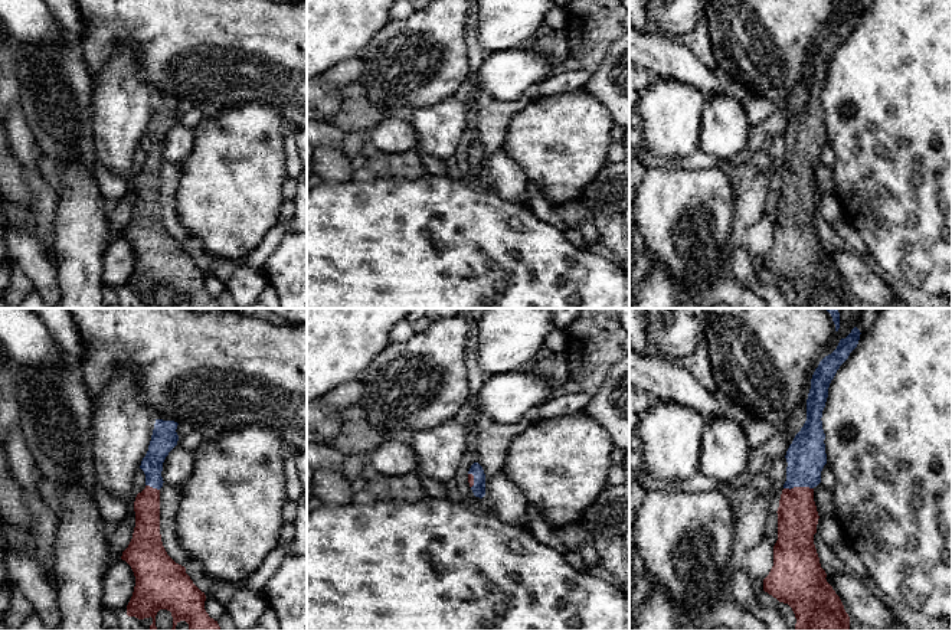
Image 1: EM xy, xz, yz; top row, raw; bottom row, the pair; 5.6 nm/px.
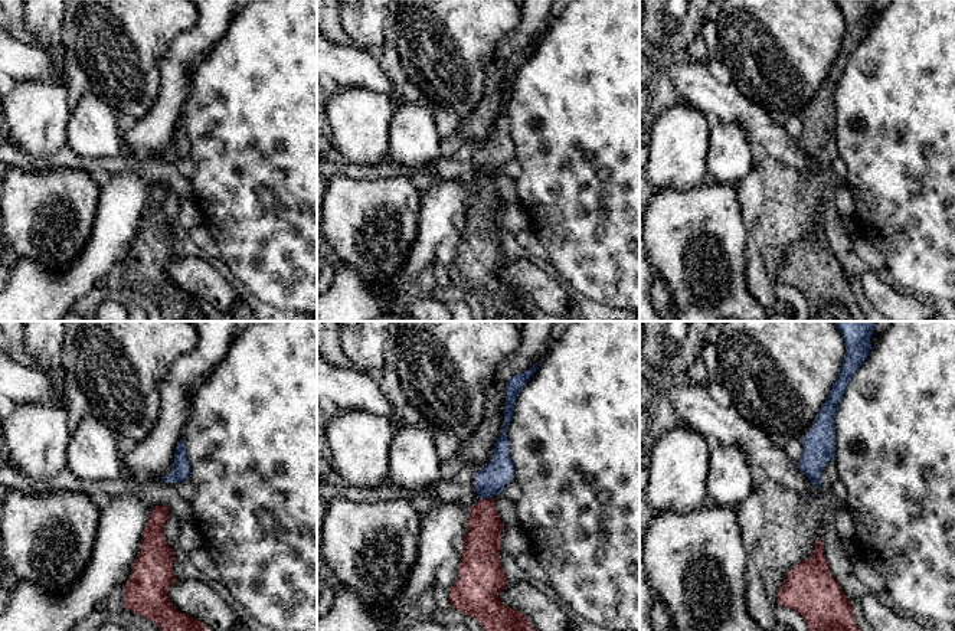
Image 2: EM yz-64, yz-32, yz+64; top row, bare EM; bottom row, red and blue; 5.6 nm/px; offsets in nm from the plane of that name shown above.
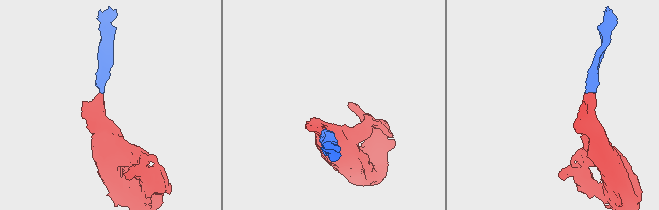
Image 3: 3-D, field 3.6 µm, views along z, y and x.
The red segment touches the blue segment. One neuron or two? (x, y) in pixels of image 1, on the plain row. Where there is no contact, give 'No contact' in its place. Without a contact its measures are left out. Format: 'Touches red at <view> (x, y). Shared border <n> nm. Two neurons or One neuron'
Touches red at yz (798, 164). Shared border 170 nm. One neuron

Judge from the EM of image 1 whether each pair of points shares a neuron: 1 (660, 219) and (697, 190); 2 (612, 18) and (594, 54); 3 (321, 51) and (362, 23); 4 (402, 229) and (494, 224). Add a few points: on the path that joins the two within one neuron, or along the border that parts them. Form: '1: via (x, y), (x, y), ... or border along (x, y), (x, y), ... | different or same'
1: via (668, 211), (677, 211), (689, 199) | same
2: via (604, 26), (594, 36), (594, 45) | same
3: via (331, 41), (352, 23) | same
4: via (425, 228), (471, 226) | same

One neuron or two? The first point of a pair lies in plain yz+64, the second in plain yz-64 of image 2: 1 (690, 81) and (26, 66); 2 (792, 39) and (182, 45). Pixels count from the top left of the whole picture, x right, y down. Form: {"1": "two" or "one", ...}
{"1": "one", "2": "two"}

